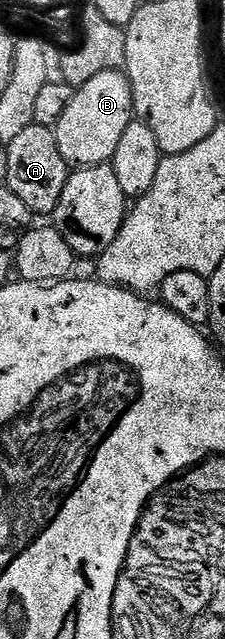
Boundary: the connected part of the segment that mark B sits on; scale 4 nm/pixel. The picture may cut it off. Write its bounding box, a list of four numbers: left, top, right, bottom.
[54,71,133,167]

